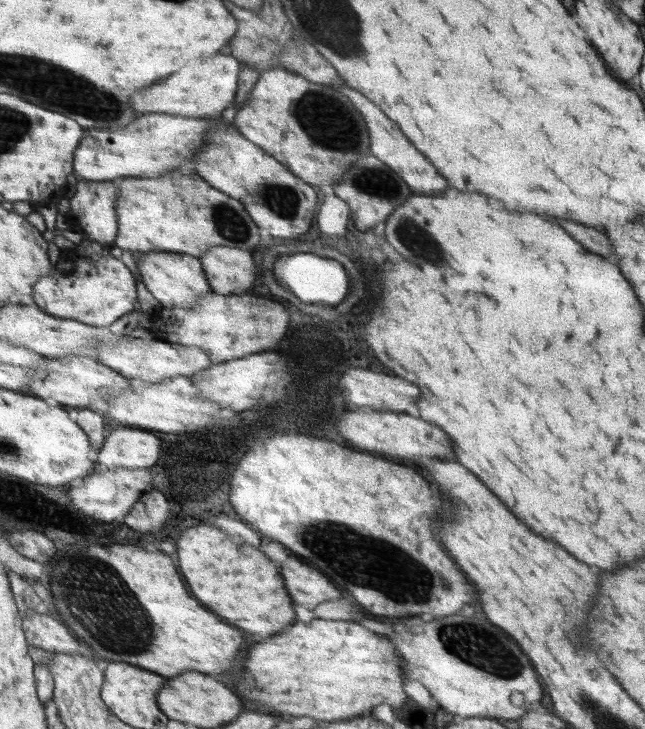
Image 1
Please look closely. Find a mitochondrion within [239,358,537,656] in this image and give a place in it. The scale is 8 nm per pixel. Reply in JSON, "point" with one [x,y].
{"point":[328,542]}

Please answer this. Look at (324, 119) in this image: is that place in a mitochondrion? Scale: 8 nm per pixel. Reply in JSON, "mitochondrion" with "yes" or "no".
{"mitochondrion":"yes"}

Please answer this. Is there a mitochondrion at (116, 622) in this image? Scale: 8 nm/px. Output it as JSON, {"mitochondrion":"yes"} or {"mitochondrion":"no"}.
{"mitochondrion":"yes"}

